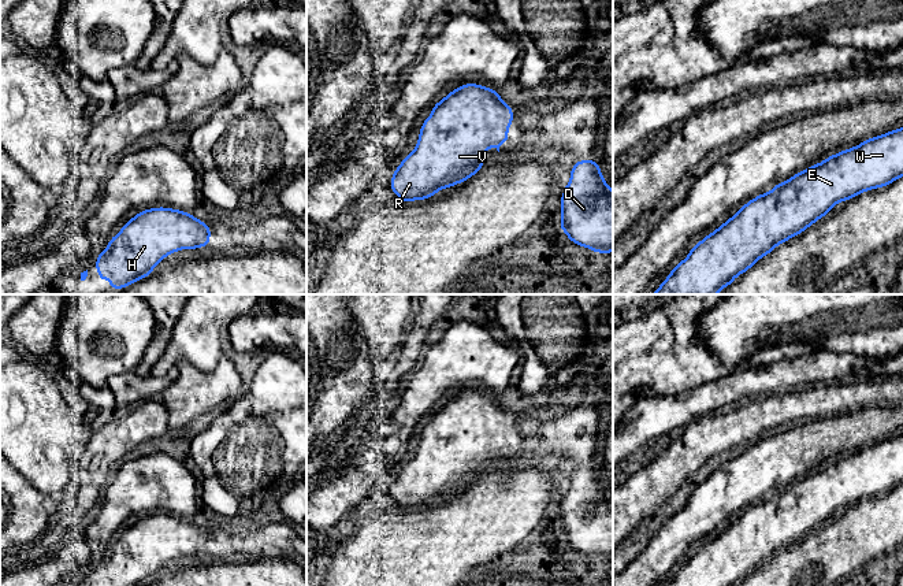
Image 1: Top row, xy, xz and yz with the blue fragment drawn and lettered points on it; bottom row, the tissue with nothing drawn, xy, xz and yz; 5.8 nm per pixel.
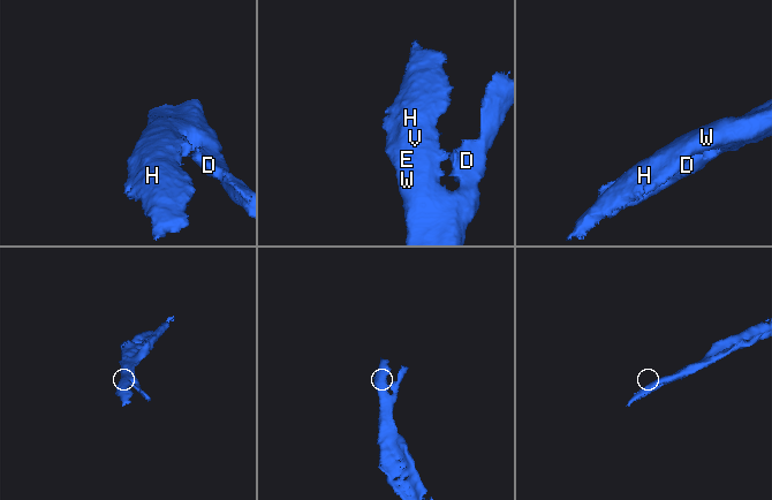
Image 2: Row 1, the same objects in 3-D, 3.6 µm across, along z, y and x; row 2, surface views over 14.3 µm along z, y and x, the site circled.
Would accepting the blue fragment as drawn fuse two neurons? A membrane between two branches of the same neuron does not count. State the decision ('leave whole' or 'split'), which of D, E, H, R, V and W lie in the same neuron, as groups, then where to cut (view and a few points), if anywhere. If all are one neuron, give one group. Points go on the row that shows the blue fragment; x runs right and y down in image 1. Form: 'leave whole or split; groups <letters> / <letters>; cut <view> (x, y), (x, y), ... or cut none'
leave whole; groups D E H R V W; cut none

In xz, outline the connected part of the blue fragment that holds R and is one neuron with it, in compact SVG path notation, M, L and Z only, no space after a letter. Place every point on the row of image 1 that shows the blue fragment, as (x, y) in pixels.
M464 84L452 90L439 103L432 105L431 115L427 116L420 127L416 148L404 156L402 163L394 170L390 189L402 203L410 203L413 200L431 199L436 192L465 182L473 177L484 166L486 157L482 153L493 145L499 152L499 146L508 142L508 130L514 116L514 111L509 108L510 105L513 104L501 100L499 92L477 84Z

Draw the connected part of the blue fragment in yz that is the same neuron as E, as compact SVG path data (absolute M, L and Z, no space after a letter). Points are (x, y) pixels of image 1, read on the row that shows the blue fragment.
M903 127L867 138L746 203L707 234L651 294L717 294L840 201L903 177Z

